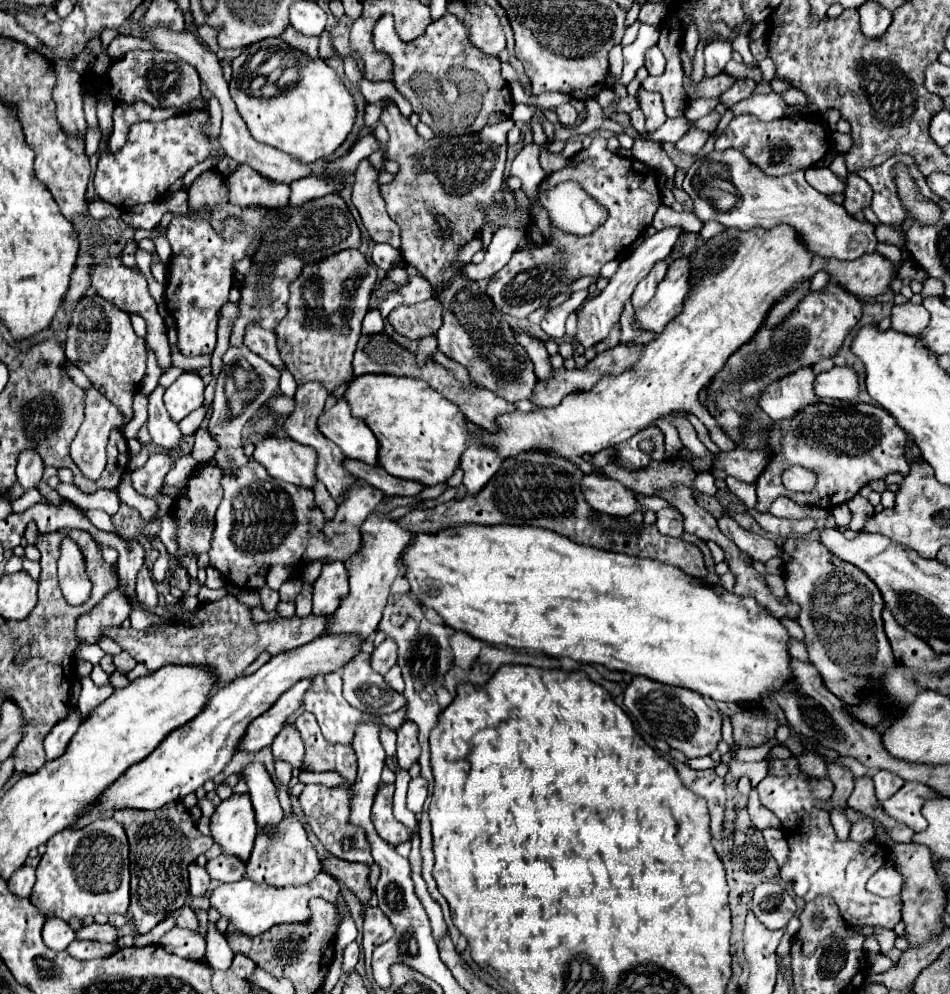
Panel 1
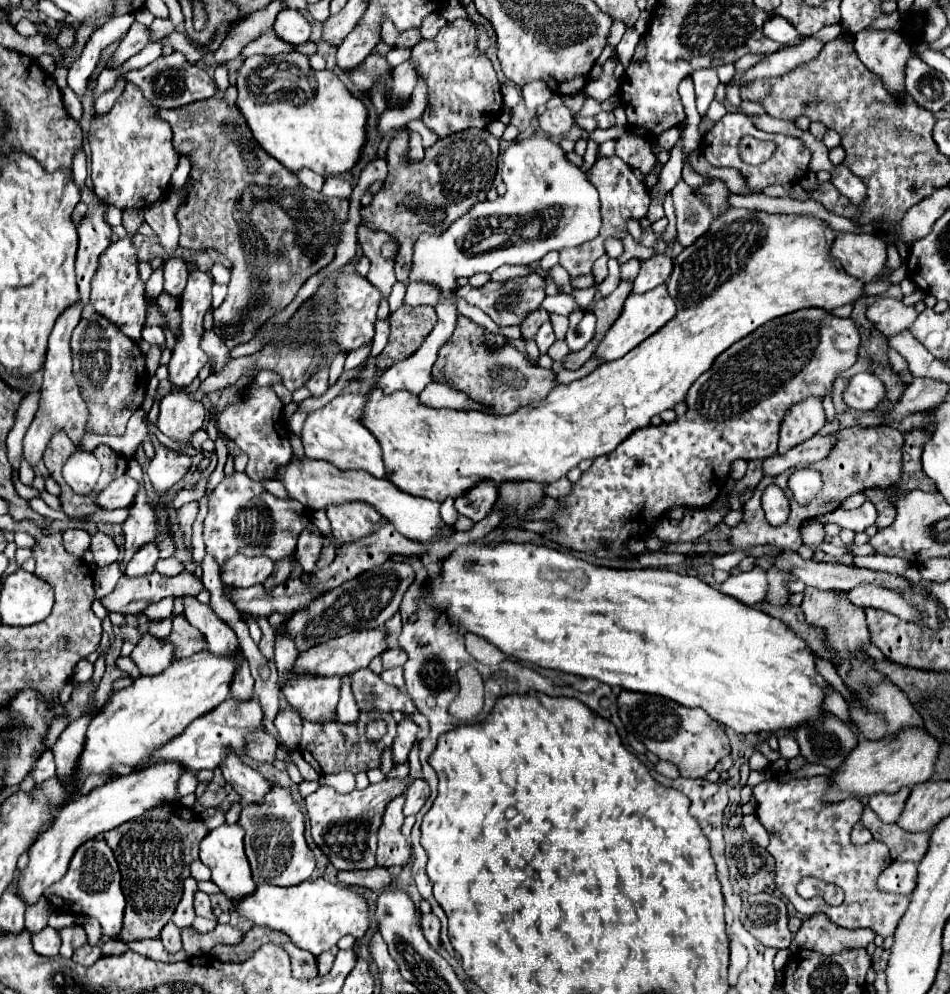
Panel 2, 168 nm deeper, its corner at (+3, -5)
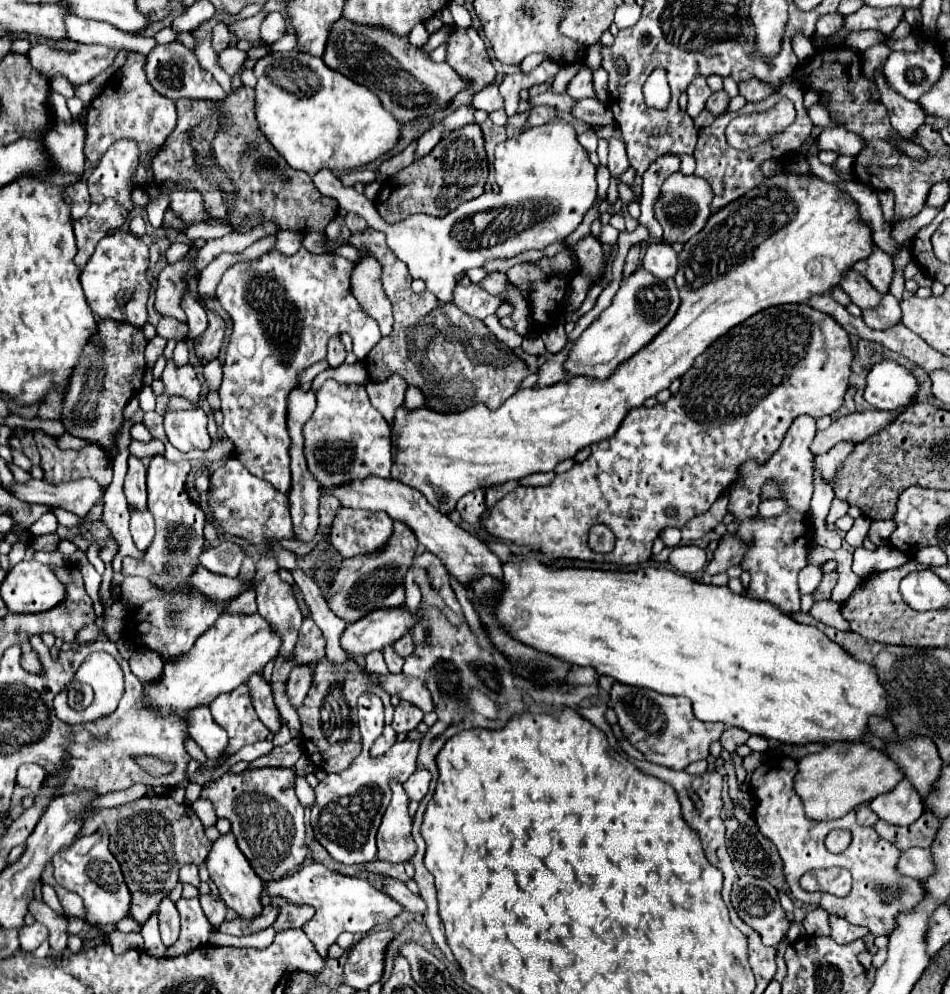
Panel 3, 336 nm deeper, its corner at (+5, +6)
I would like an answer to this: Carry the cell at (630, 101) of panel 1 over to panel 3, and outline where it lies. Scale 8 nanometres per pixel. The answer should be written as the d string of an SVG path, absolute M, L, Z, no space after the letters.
M595 98L577 100L575 106L571 108L571 114L589 126L607 126L613 122L613 114L611 114L609 106Z

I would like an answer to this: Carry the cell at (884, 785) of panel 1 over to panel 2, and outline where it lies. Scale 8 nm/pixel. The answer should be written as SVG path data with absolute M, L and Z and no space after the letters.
M909 787L899 789L897 793L877 793L869 797L869 807L879 815L881 821L885 823L895 823L903 805L905 805L905 797L909 797Z

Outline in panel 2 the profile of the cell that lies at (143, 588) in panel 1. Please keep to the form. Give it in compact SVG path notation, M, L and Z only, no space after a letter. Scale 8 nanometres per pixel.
M149 543L149 545L145 545L145 549L139 549L139 553L135 553L135 557L129 561L125 575L129 579L145 577L145 575L155 571L157 559L159 559L159 549L157 549L155 543Z

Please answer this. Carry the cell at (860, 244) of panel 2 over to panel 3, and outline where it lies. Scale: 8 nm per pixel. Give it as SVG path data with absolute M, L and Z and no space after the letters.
M873 248L873 254L865 260L855 262L853 270L863 274L877 292L881 292L881 294L889 292L891 280L893 280L893 260L887 258L887 254L883 254L883 250Z

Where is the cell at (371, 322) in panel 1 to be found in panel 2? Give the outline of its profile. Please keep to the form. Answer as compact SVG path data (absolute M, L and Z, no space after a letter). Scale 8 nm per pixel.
M369 341L369 345L361 345L359 349L355 349L355 351L351 351L351 353L347 353L347 359L345 359L345 369L351 369L351 367L357 367L357 365L361 365L367 357L369 357L369 353L371 353L371 341Z

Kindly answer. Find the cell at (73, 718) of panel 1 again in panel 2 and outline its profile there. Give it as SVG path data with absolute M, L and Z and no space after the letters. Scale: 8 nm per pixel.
M49 749L49 751L45 751L45 753L41 755L41 759L39 759L37 765L35 765L35 773L33 773L35 785L41 785L43 781L51 779L53 775L55 775L55 759L53 759L53 751Z

